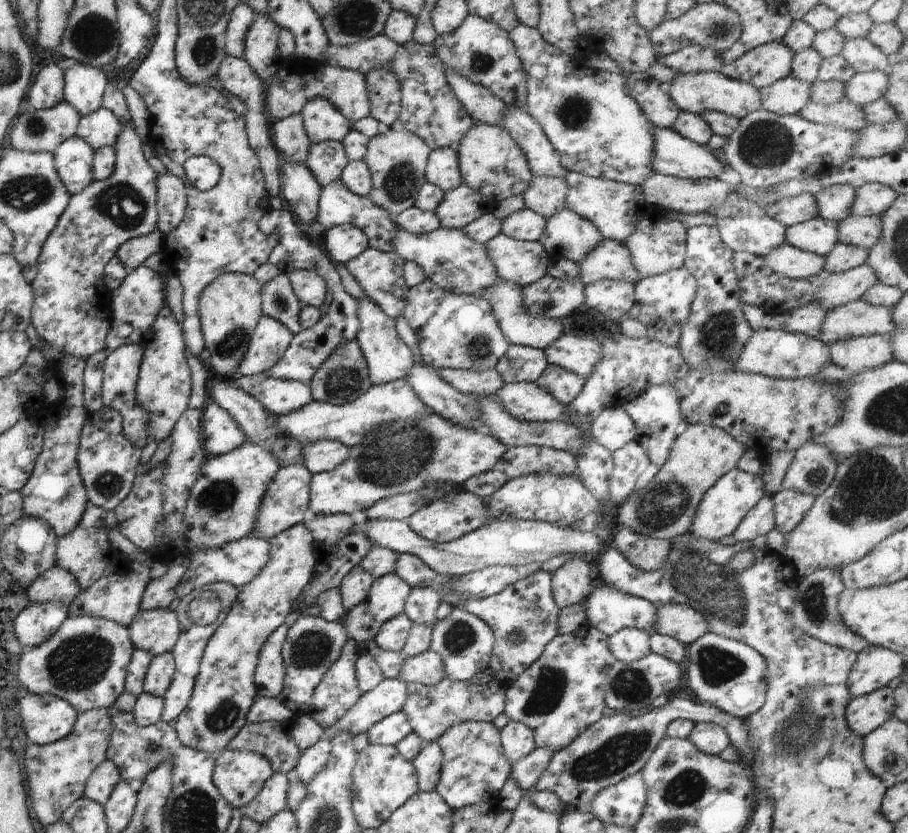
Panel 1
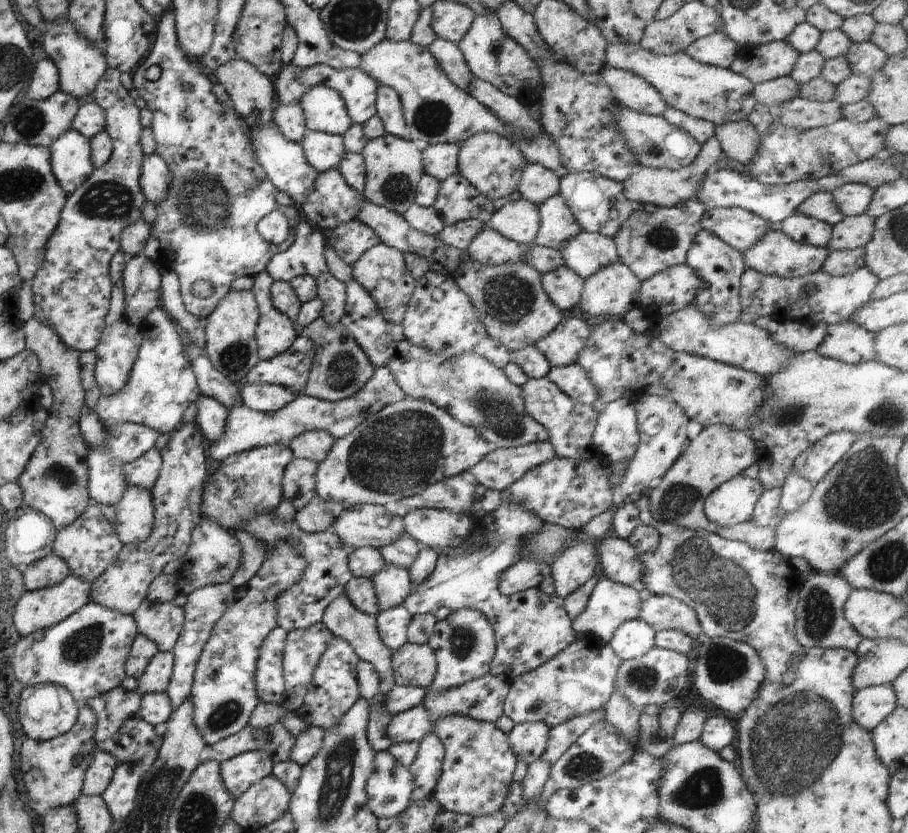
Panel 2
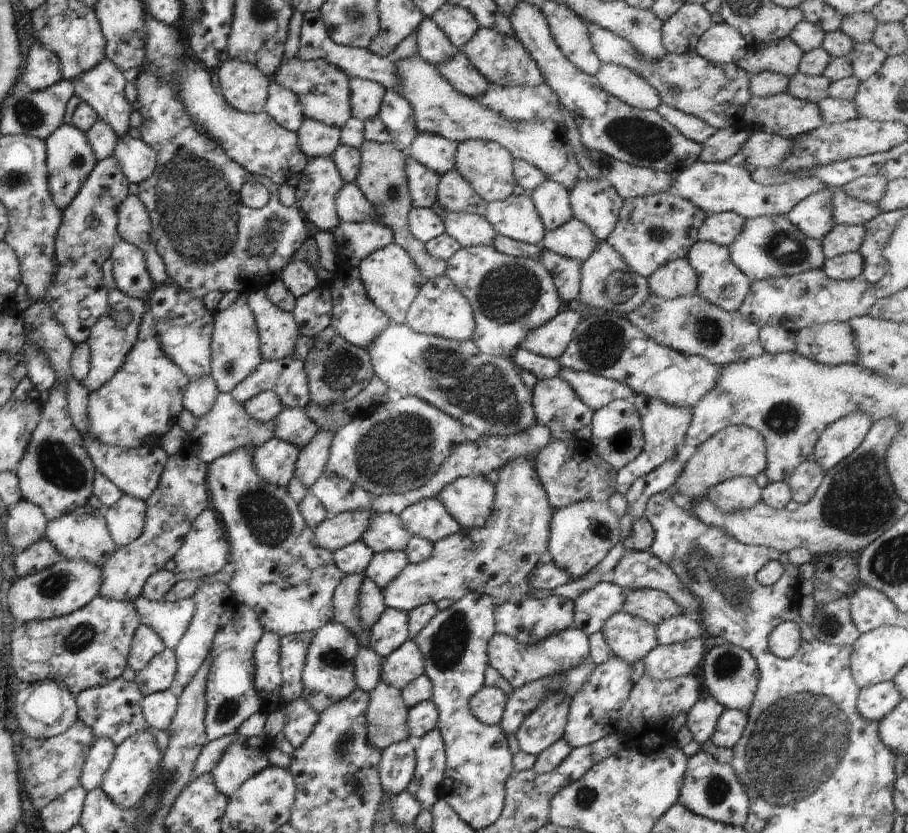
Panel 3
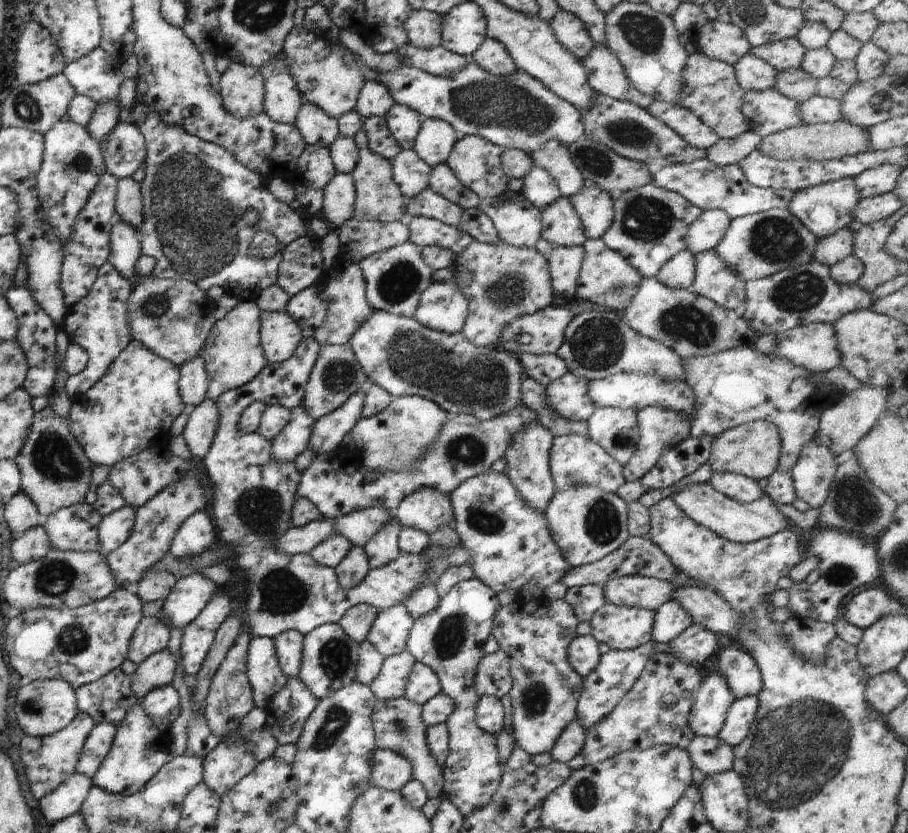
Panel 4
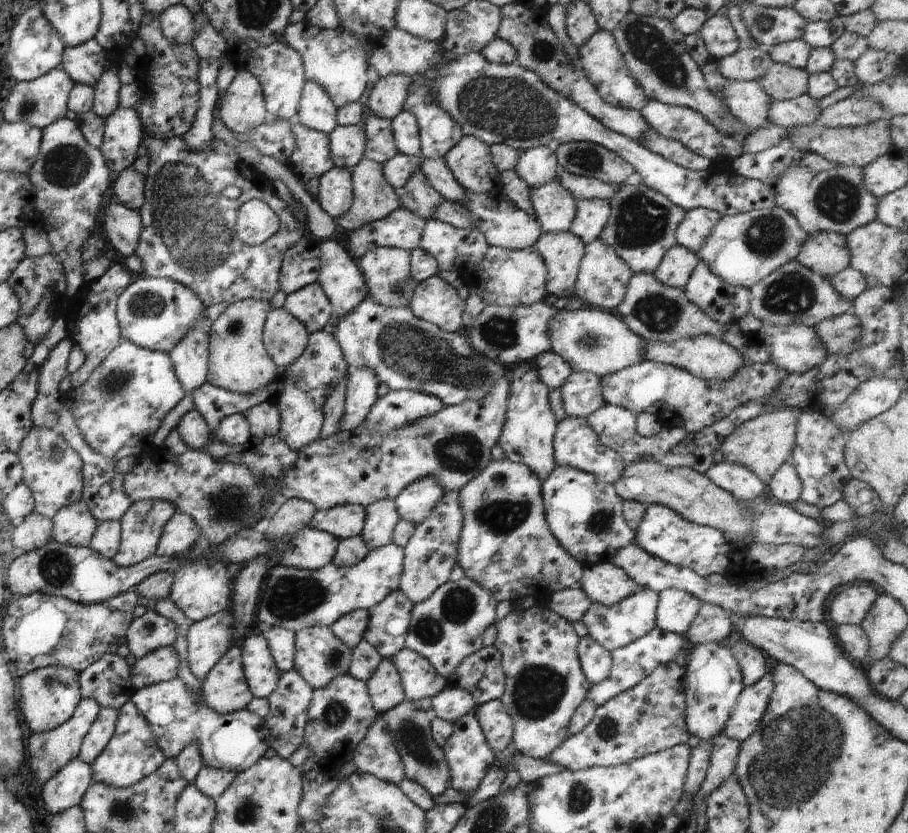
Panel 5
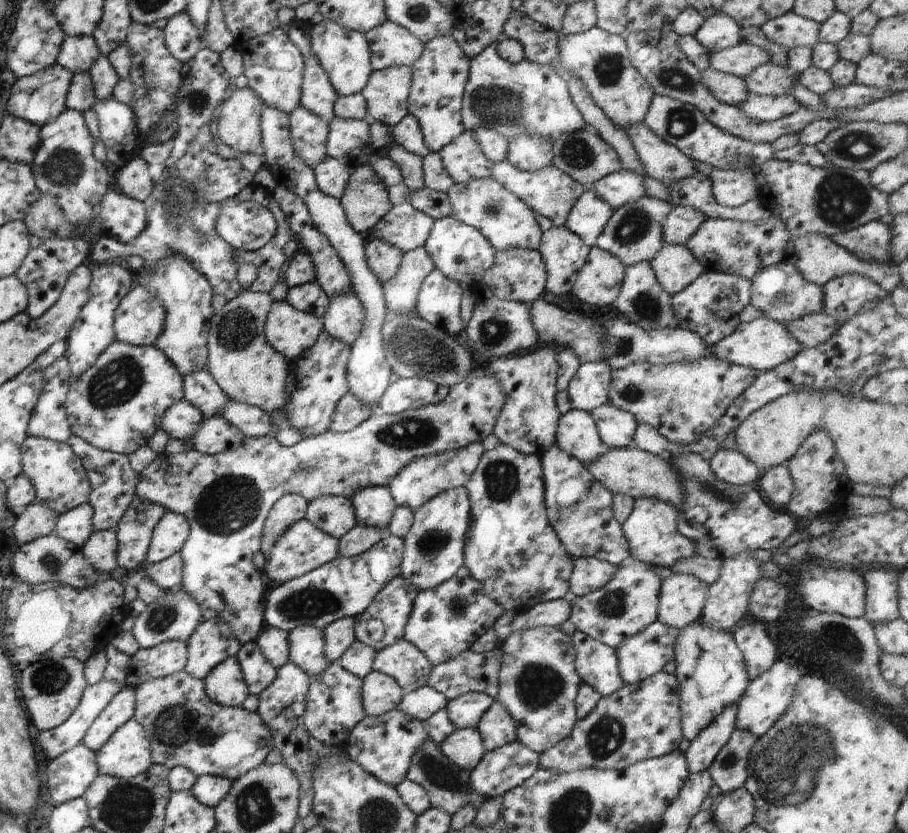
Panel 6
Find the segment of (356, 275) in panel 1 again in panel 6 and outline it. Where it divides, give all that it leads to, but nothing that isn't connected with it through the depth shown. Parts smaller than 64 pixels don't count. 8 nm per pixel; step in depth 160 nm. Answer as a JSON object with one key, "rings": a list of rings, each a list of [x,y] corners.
{"rings":[[[367,239],[364,254],[369,268],[384,284],[397,275],[404,253],[383,240]]]}

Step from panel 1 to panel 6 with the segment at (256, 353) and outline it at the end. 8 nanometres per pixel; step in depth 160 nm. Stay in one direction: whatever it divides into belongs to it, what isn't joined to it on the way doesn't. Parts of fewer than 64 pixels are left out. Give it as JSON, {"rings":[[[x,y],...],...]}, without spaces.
{"rings":[[[287,300],[272,303],[265,324],[268,344],[288,361],[308,350],[322,331],[321,319],[294,308]]]}

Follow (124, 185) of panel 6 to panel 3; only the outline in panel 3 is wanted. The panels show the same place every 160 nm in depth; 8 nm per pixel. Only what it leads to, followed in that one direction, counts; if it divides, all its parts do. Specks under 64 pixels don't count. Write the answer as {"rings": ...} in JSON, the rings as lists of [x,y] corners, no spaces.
{"rings":[[[128,195],[118,208],[117,234],[122,240],[137,246],[144,253],[154,286],[168,282],[168,273],[150,238],[151,218],[138,196]]]}

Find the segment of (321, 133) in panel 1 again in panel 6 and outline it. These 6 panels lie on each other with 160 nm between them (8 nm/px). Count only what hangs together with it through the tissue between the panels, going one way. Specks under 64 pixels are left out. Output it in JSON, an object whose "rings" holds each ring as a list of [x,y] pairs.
{"rings":[[[324,18],[319,23],[311,25],[309,37],[311,50],[318,59],[322,70],[328,75],[336,94],[339,97],[361,94],[374,72],[371,67],[370,47],[365,33],[344,28],[333,20]]]}

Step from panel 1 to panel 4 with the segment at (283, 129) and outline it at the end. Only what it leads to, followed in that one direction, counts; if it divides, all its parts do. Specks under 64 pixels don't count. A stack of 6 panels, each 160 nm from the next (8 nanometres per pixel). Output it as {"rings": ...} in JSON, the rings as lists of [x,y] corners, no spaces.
{"rings":[[[276,57],[266,63],[263,67],[260,67],[258,70],[263,76],[263,112],[268,114],[268,116],[276,122],[294,125],[298,111],[303,105],[304,100],[296,86],[296,81],[289,73],[289,66],[282,57]]]}

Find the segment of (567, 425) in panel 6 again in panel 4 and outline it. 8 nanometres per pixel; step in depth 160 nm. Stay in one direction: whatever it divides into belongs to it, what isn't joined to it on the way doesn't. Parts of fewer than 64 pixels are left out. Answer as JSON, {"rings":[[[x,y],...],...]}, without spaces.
{"rings":[[[571,434],[555,437],[549,450],[549,469],[556,489],[590,485],[614,495],[625,483],[624,467],[597,442],[584,435]]]}

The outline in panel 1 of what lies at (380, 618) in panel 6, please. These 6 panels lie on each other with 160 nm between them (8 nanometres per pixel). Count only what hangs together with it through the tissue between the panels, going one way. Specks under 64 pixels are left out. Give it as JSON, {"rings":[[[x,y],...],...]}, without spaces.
{"rings":[[[400,614],[388,622],[384,622],[373,640],[381,650],[402,653],[412,626],[412,620],[406,614]]]}

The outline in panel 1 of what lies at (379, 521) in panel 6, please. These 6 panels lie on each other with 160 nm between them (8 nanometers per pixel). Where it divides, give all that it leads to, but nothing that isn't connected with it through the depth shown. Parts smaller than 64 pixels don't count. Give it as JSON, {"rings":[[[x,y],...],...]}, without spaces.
{"rings":[[[395,573],[384,574],[381,578],[374,579],[366,599],[354,609],[348,610],[342,619],[342,624],[349,639],[360,642],[362,646],[366,642],[373,640],[380,631],[380,626],[384,625],[384,622],[388,622],[388,620],[404,613],[410,592],[411,587]]]}

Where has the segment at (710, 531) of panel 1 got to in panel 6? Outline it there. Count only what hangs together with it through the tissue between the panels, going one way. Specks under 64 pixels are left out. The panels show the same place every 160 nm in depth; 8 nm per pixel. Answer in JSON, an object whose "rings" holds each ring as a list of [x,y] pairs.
{"rings":[[[721,447],[708,462],[716,478],[732,486],[753,485],[758,480],[758,467],[741,452],[738,452],[736,447],[732,450],[725,450]]]}

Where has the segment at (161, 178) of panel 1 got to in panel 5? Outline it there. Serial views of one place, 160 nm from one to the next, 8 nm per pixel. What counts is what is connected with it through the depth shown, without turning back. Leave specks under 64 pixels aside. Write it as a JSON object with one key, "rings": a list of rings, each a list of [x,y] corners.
{"rings":[[[120,107],[104,121],[100,151],[110,170],[117,176],[141,154],[140,142],[145,131],[135,109]]]}

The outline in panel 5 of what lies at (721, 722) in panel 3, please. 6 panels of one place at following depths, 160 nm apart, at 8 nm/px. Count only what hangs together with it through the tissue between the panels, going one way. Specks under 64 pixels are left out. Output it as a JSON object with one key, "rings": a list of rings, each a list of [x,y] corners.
{"rings":[[[771,668],[755,685],[744,687],[730,718],[725,722],[723,734],[731,739],[744,742],[756,732],[767,709],[767,702],[775,689]]]}

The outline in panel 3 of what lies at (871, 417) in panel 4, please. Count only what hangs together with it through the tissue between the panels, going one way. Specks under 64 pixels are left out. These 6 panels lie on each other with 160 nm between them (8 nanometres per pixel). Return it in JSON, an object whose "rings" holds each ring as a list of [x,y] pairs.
{"rings":[[[854,413],[833,422],[814,445],[812,458],[826,472],[844,460],[865,439],[871,420],[864,413]]]}

